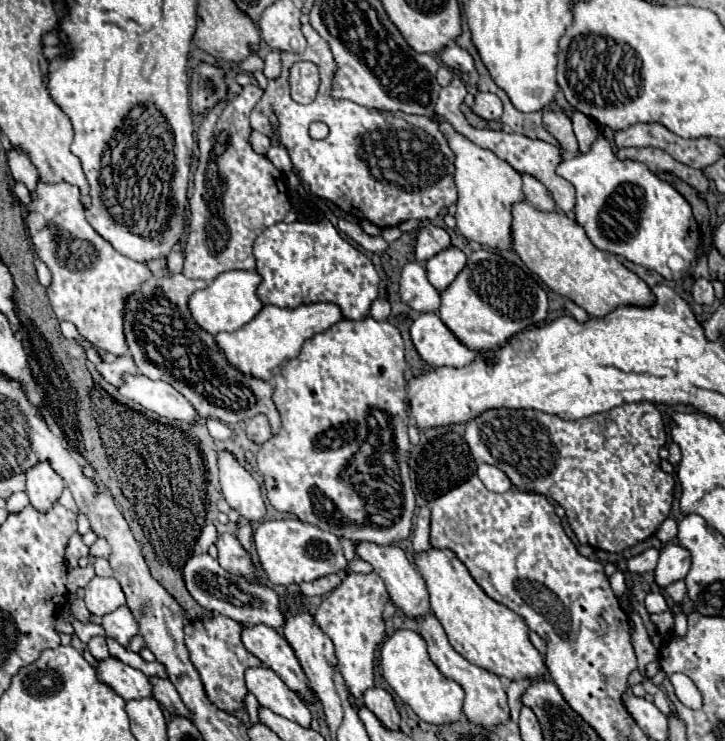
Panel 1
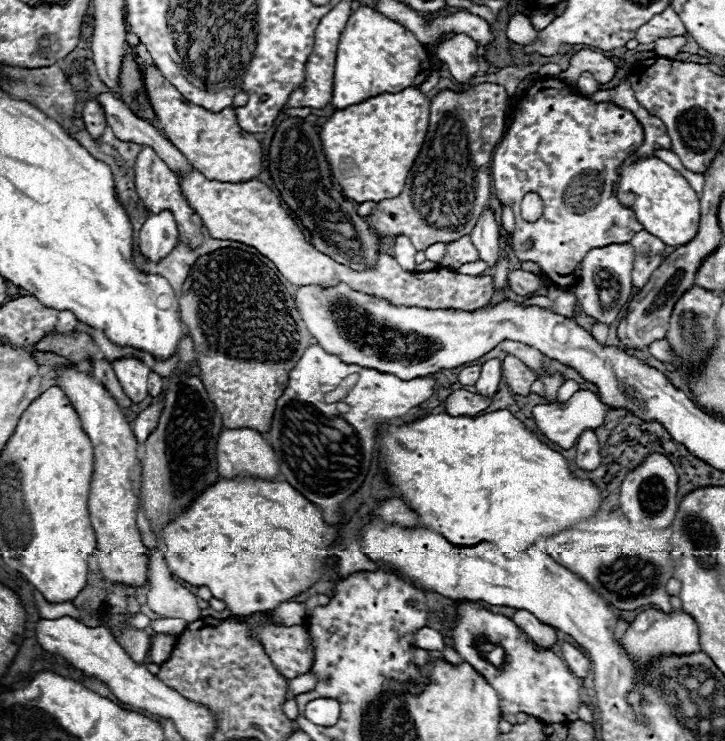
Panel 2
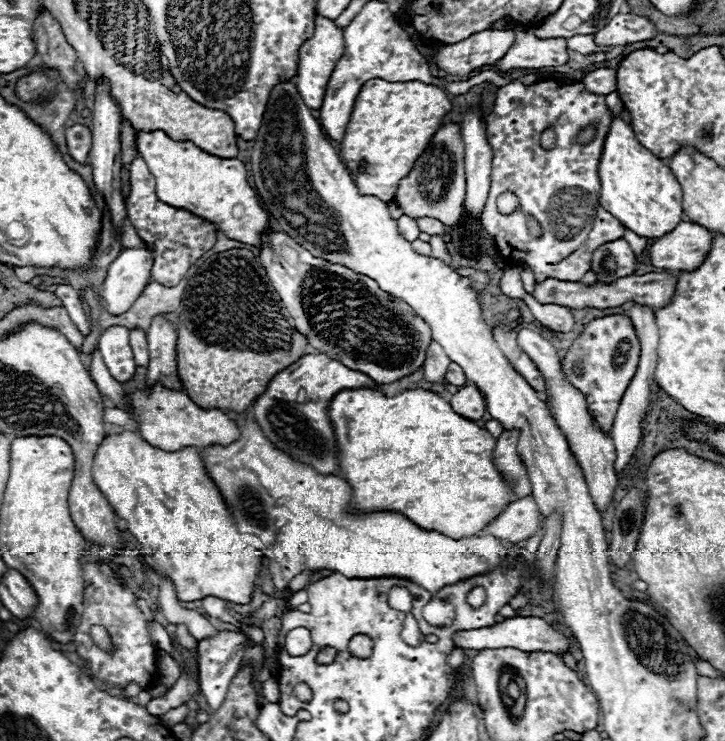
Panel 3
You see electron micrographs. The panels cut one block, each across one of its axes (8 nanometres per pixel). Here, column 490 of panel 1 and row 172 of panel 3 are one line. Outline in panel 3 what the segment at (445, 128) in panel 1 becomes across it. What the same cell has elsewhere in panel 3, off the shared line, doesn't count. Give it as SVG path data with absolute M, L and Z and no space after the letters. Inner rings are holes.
M160 130L138 132L136 148L156 178L156 196L160 200L216 224L216 228L232 240L256 248L262 246L264 232L272 228L270 216L248 184L248 172L240 160L210 156L192 142L174 142Z

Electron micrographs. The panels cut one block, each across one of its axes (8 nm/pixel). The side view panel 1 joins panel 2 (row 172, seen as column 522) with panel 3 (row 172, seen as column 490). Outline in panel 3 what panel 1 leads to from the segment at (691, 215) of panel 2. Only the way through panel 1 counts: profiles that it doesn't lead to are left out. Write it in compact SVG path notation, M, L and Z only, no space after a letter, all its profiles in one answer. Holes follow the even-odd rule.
M618 92L606 96L608 108L616 114L604 142L602 160L598 164L600 176L600 204L612 212L626 228L644 238L660 238L672 232L682 222L682 188L668 164L646 150L634 136L632 128L620 118L624 108Z

